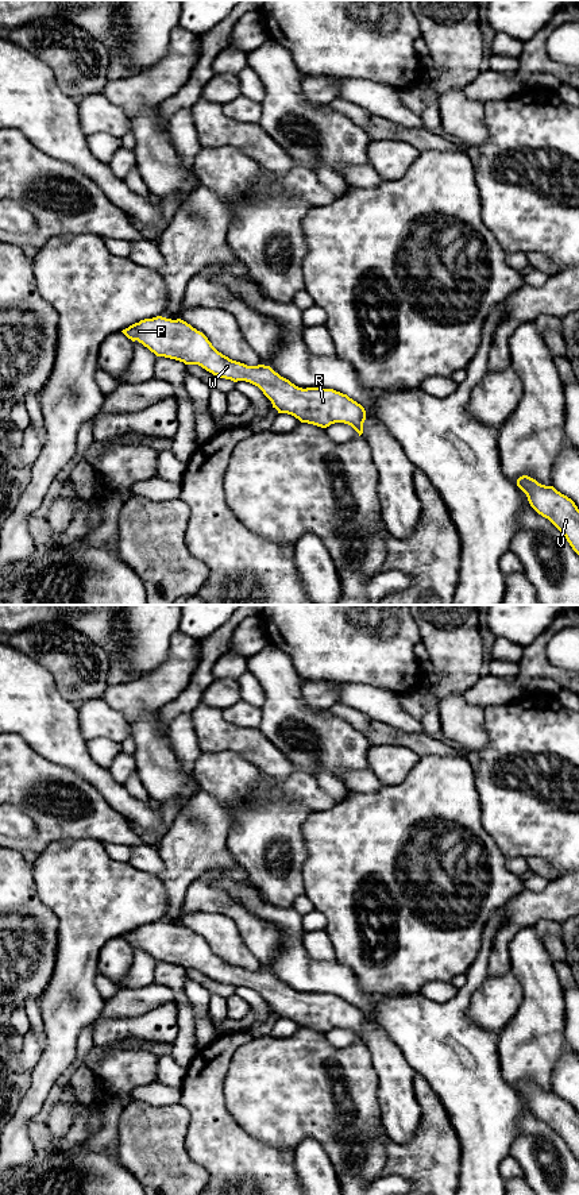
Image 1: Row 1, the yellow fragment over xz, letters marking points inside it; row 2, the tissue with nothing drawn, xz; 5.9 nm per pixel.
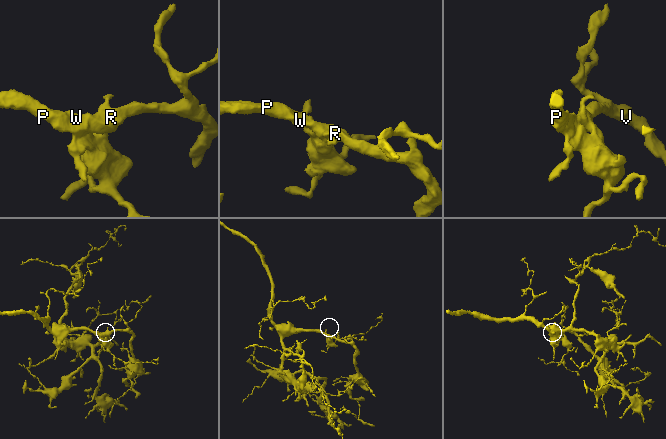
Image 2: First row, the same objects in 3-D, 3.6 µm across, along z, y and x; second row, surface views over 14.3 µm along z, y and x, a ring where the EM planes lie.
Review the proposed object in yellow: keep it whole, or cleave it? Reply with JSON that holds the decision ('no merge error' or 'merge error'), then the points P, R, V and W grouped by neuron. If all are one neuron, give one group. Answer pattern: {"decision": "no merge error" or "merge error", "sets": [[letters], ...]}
{"decision": "no merge error", "sets": [["P", "R", "V", "W"]]}

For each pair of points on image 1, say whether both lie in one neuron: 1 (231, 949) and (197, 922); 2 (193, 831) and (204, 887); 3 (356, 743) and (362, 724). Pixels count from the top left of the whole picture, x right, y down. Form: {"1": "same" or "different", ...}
{"1": "same", "2": "different", "3": "different"}

